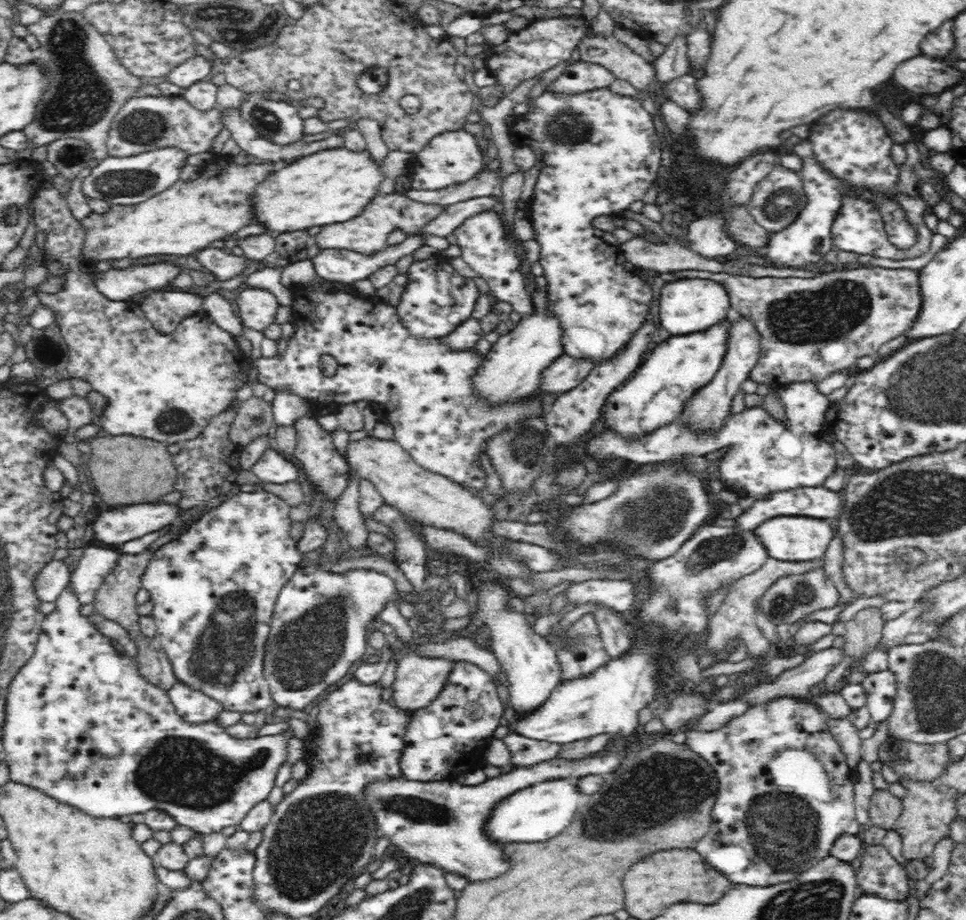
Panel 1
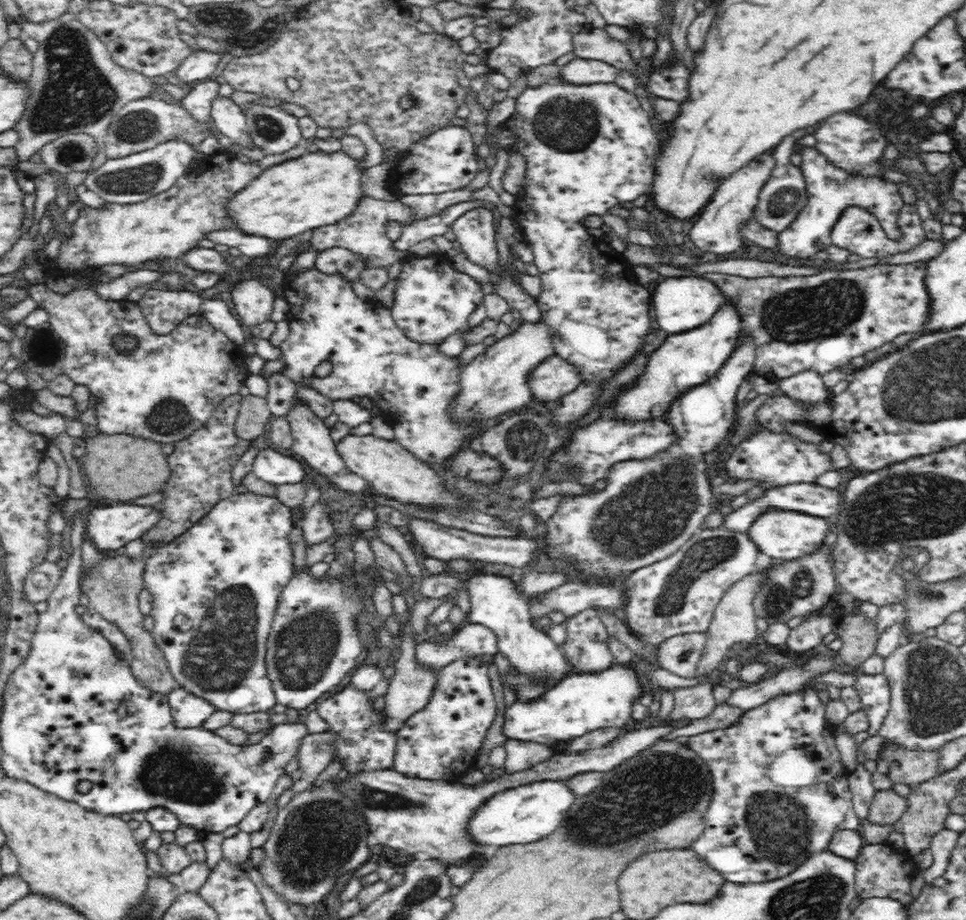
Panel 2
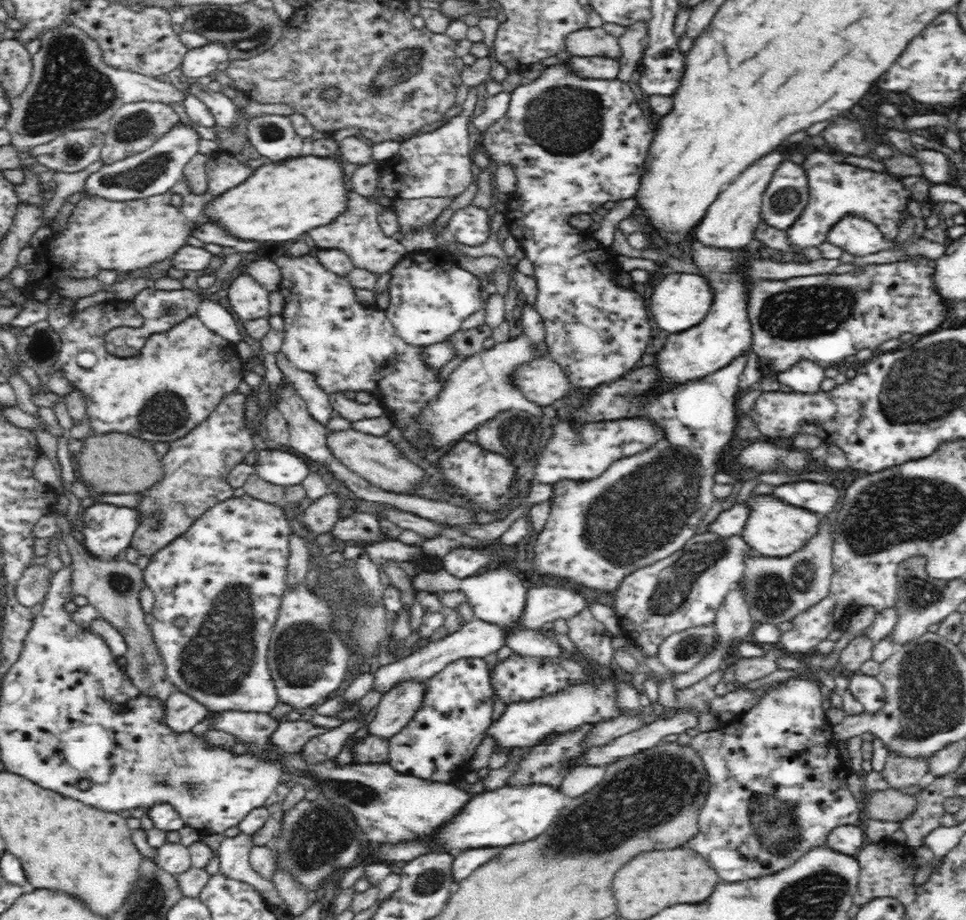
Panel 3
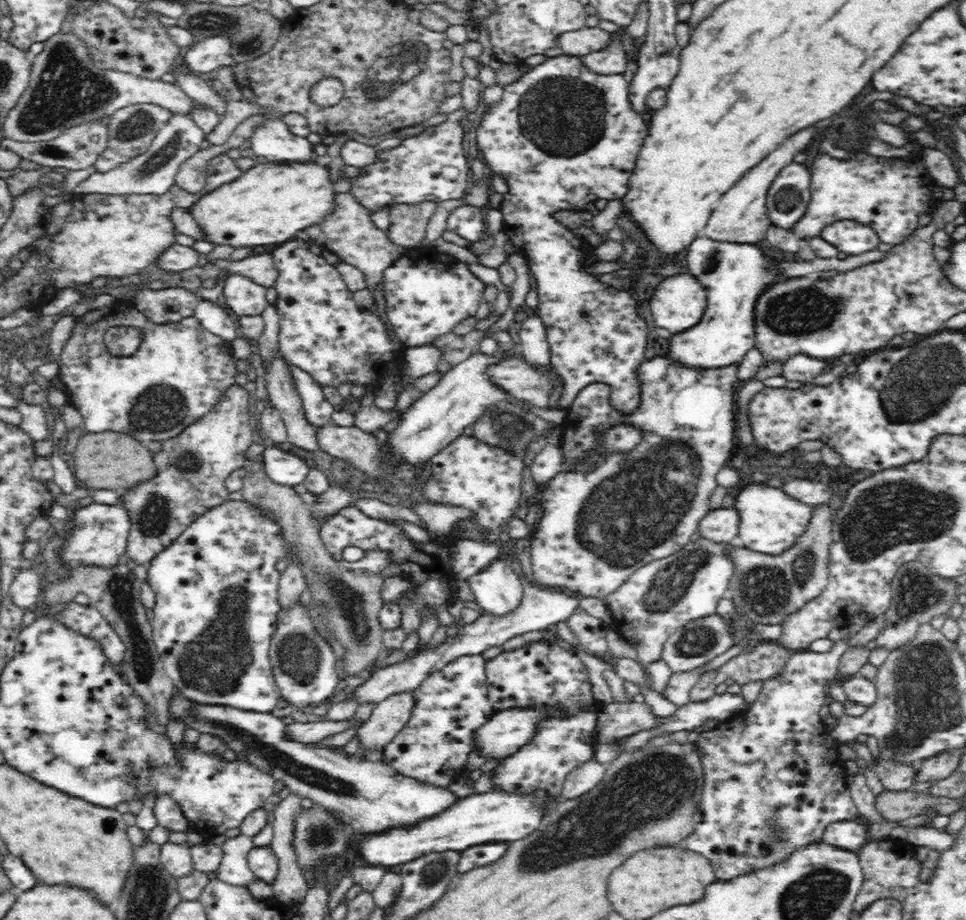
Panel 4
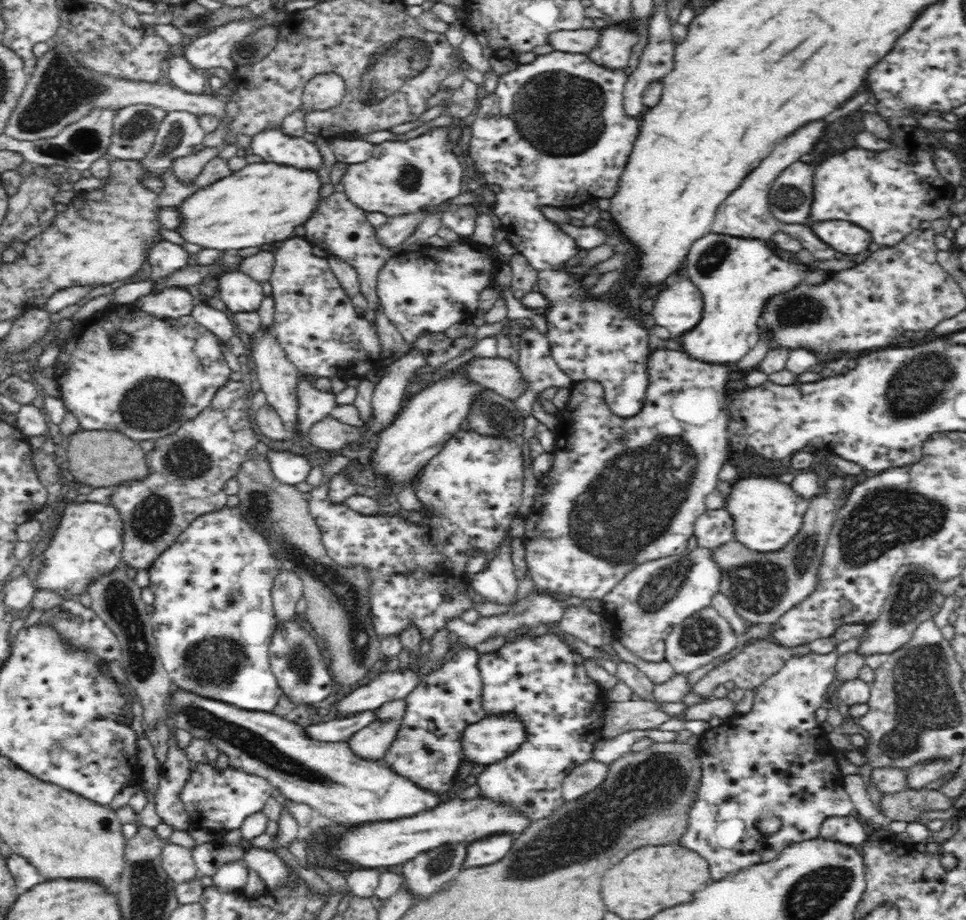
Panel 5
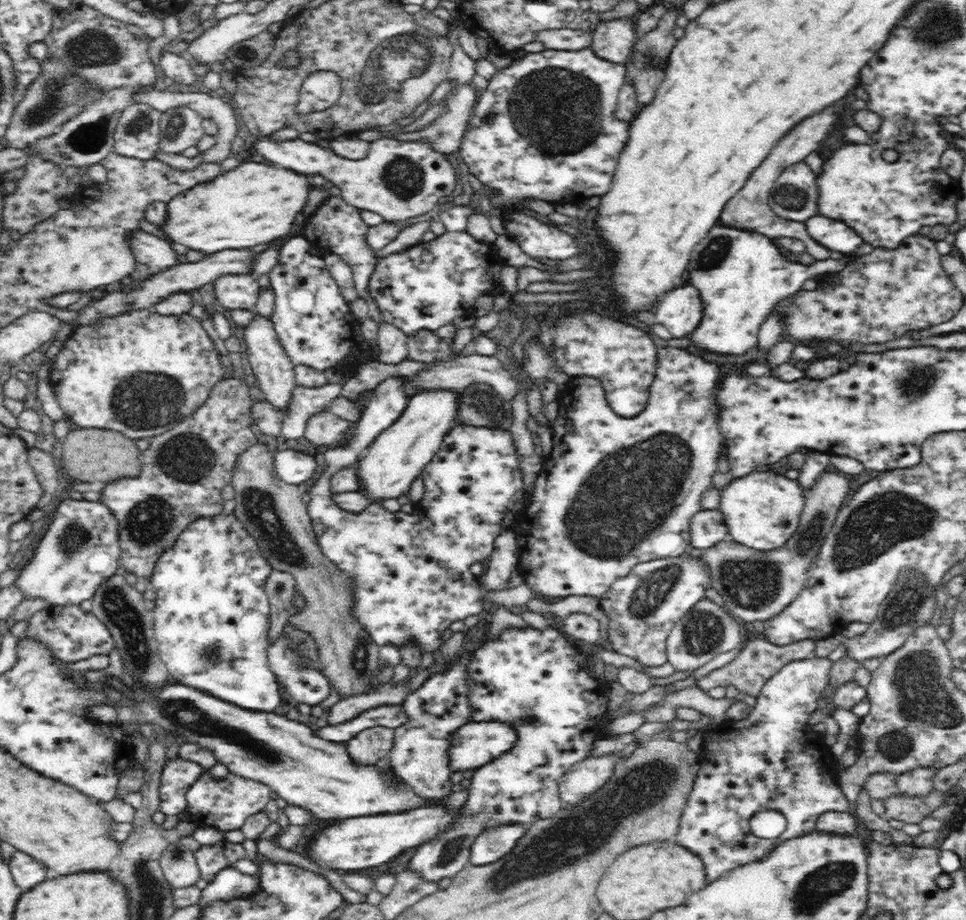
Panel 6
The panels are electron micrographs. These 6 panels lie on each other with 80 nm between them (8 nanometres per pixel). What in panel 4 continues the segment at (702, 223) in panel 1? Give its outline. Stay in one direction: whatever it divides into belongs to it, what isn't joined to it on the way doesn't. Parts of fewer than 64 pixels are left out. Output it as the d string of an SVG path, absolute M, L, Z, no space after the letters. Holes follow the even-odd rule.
M812 128L792 134L792 138L788 138L788 142L780 144L780 148L776 148L772 154L768 154L760 164L756 164L752 170L748 170L728 192L724 192L718 206L712 210L712 214L706 222L706 228L704 228L706 239L716 243L736 245L755 245L764 240L764 232L772 226L768 221L766 202L764 202L767 199L767 190L780 169L783 169L786 164L790 164L792 158L810 144L812 136L814 136Z

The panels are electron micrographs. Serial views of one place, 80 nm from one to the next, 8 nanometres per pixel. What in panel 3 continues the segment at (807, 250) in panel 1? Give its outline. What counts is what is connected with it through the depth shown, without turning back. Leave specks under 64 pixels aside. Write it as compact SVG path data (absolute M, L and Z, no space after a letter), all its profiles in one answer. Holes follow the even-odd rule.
M810 152L802 162L810 202L801 216L785 231L789 246L796 252L802 252L806 248L818 248L820 244L824 244L834 224L850 214L871 220L887 240L897 238L902 214L907 212L907 204L913 200L911 191L896 175L844 164L834 162L834 158L824 152Z

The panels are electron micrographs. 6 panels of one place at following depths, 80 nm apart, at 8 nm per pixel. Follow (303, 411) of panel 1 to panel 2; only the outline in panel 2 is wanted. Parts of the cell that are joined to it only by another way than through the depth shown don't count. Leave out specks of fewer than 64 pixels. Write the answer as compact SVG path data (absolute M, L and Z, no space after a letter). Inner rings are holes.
M275 373L272 378L268 378L266 400L273 416L284 419L290 414L290 410L294 410L294 406L299 401L300 403L304 403L298 396L297 386L279 373Z

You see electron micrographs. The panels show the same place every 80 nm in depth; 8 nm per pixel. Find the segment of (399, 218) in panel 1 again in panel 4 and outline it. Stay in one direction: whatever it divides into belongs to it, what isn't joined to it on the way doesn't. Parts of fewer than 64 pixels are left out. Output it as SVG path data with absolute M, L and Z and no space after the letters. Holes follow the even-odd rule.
M352 192L337 193L337 210L322 225L312 226L306 232L310 237L310 244L318 245L324 250L332 250L348 263L358 268L368 281L368 290L372 292L376 284L382 279L384 272L392 267L405 251L400 245L377 229L374 221L371 220L373 211L355 197Z

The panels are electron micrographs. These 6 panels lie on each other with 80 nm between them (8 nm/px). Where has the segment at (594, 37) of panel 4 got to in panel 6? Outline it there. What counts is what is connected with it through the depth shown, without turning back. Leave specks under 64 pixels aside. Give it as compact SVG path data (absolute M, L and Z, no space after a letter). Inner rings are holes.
M558 29L546 30L536 34L538 41L548 50L584 50L592 46L591 30Z

